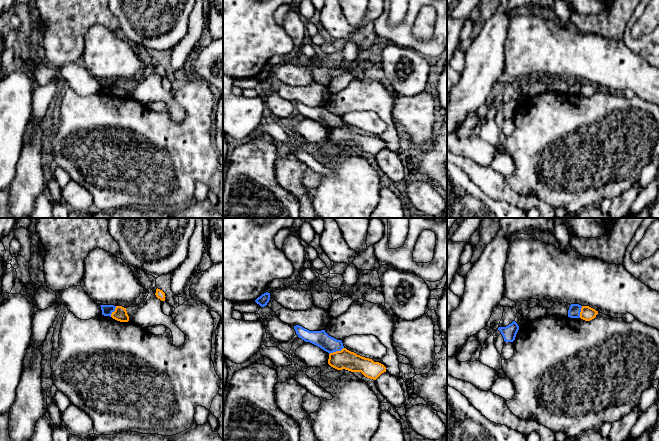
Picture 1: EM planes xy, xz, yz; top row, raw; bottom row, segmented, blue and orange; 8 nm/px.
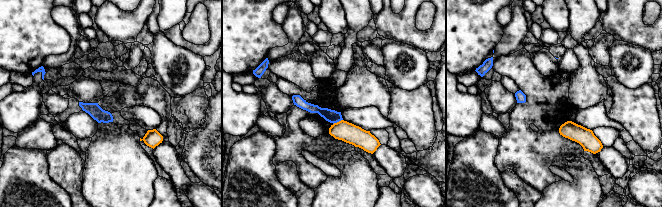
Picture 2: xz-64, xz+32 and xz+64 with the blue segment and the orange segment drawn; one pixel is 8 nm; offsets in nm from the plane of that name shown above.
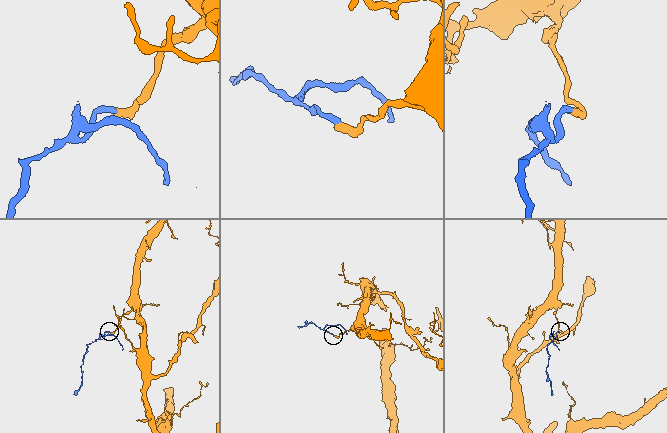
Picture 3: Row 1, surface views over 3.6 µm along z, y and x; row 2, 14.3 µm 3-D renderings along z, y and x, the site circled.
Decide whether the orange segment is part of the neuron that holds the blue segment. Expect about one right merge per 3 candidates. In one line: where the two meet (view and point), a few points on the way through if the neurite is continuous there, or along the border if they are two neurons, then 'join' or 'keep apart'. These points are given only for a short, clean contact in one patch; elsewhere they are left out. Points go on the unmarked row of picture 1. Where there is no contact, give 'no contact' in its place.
xz (336, 126) | along xz (343, 123), (329, 130) | keep apart

